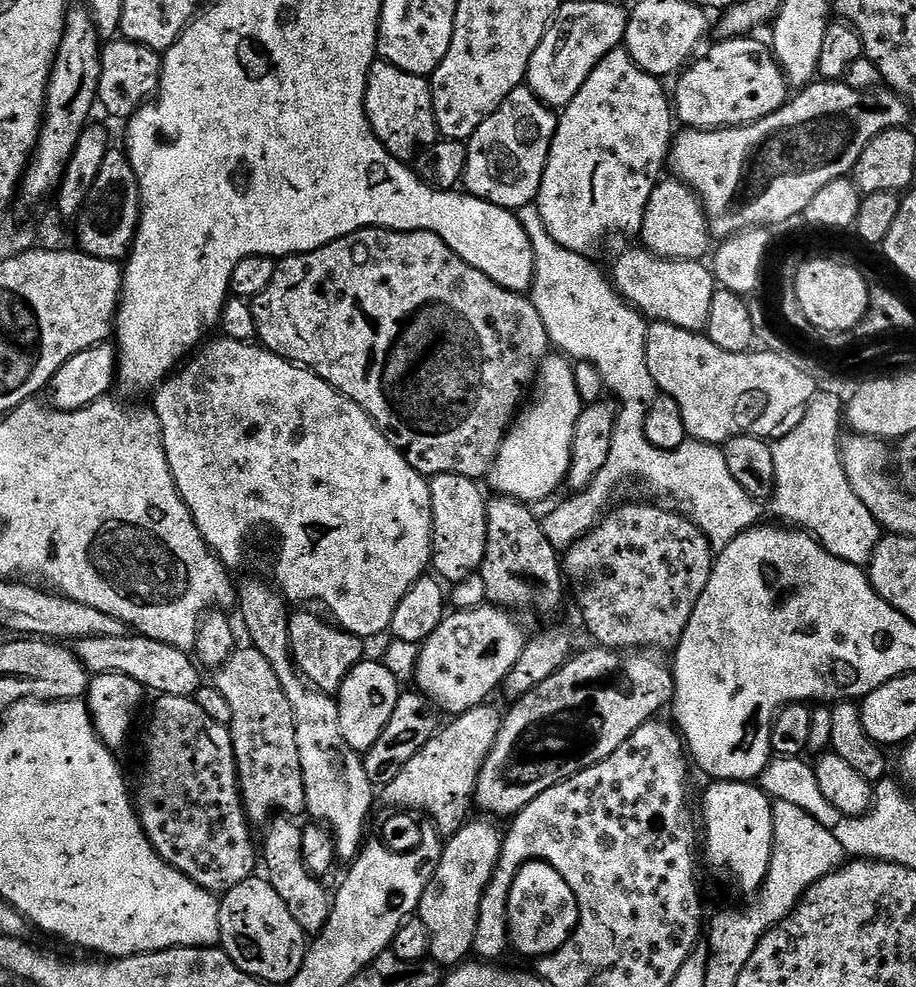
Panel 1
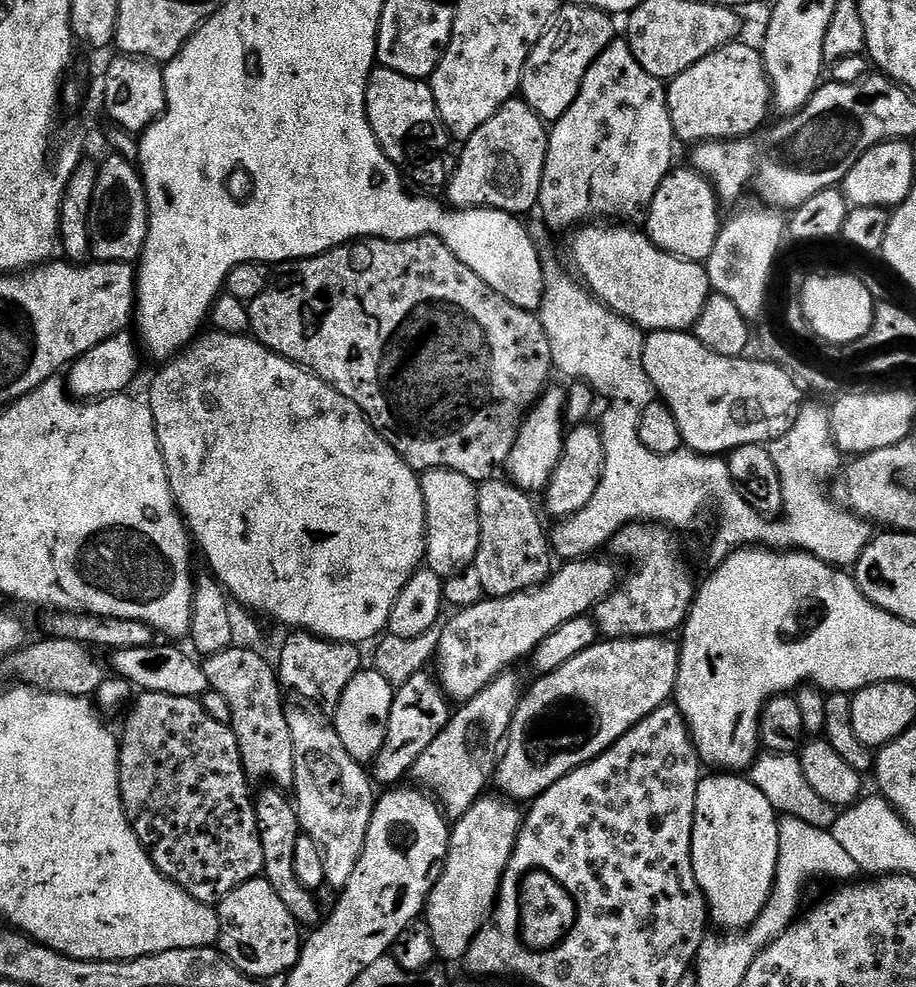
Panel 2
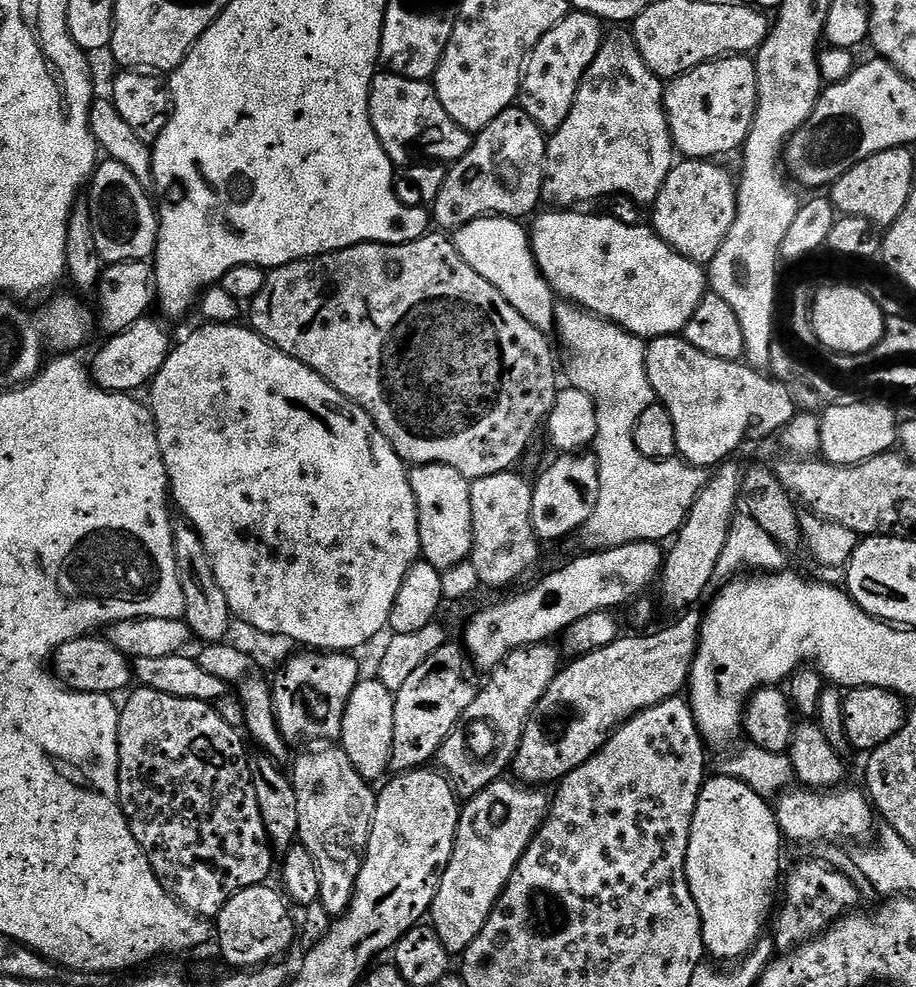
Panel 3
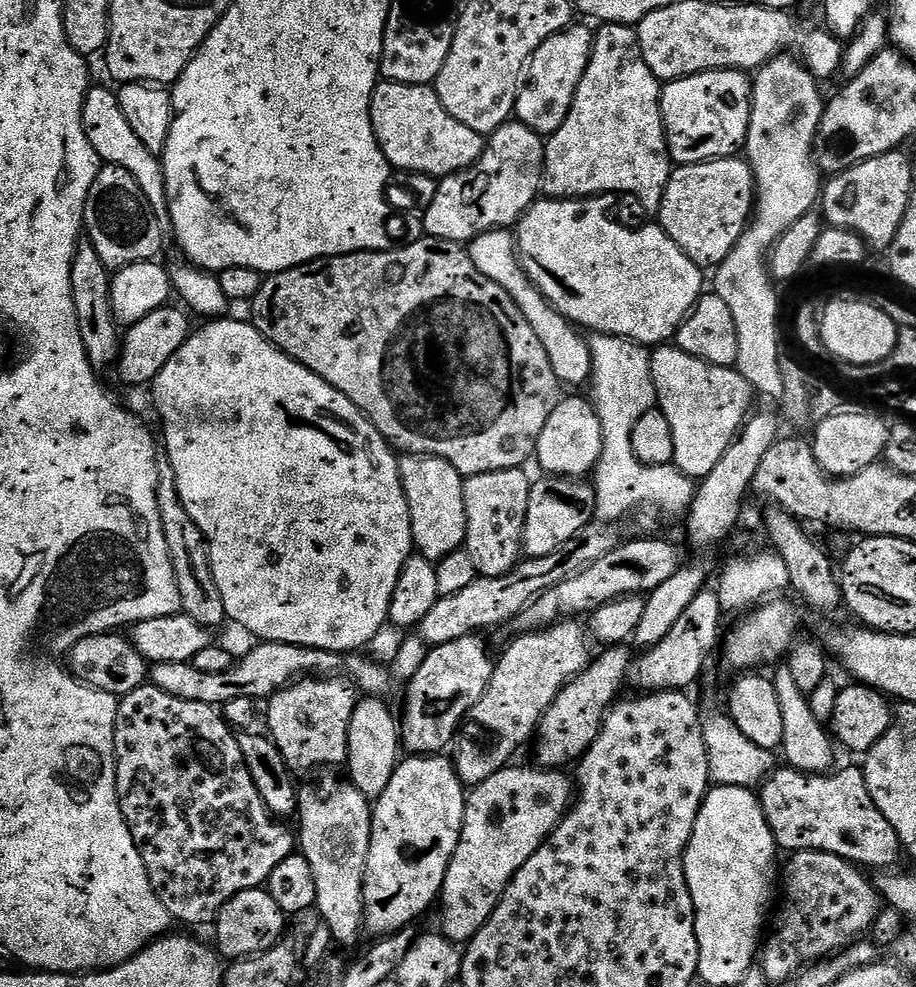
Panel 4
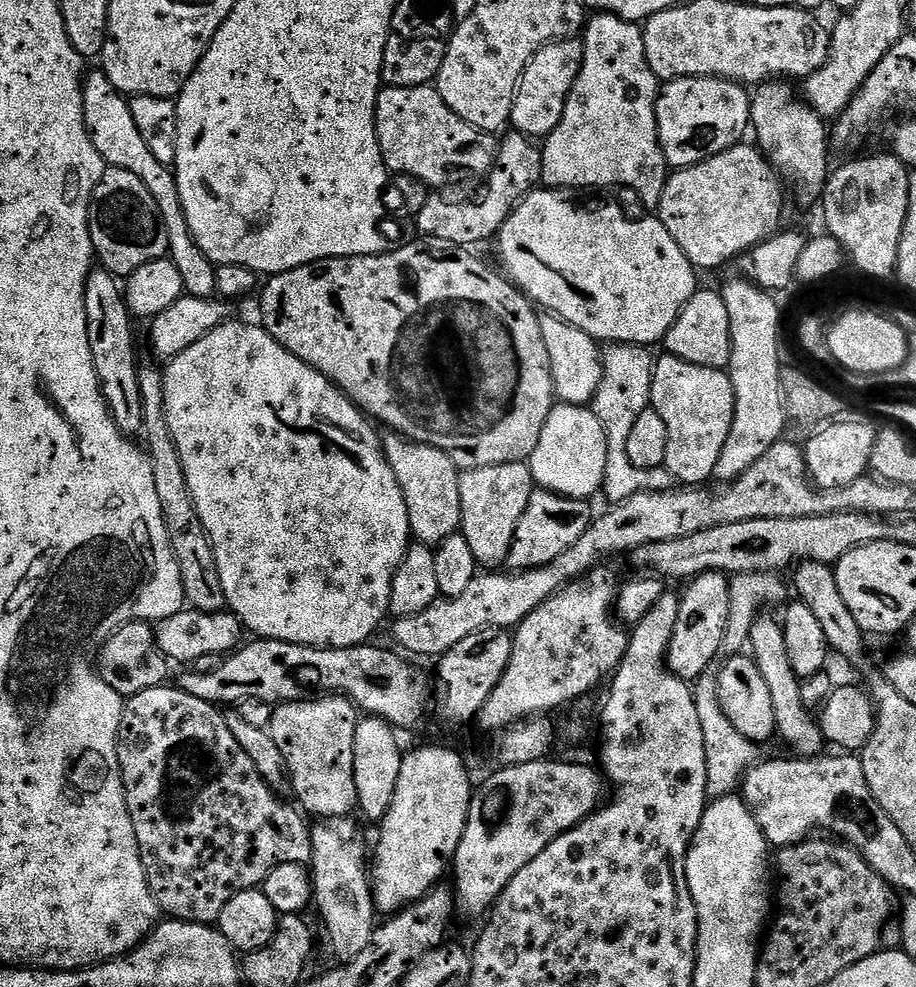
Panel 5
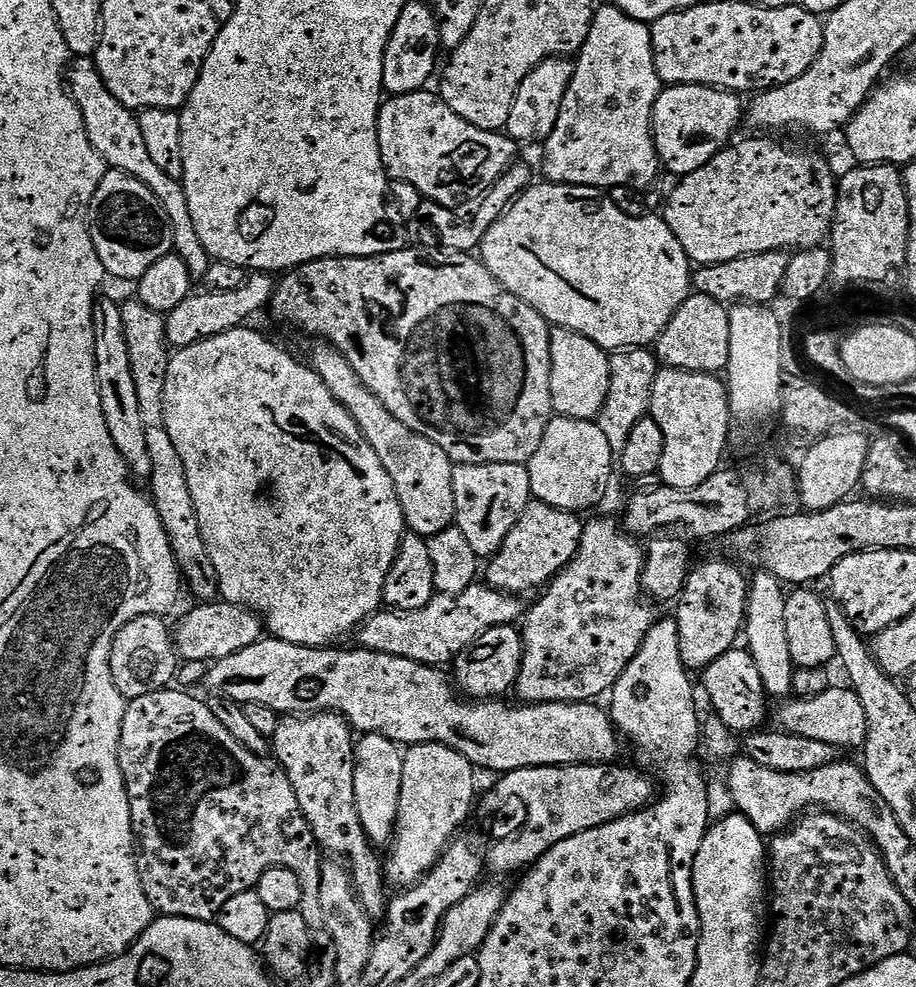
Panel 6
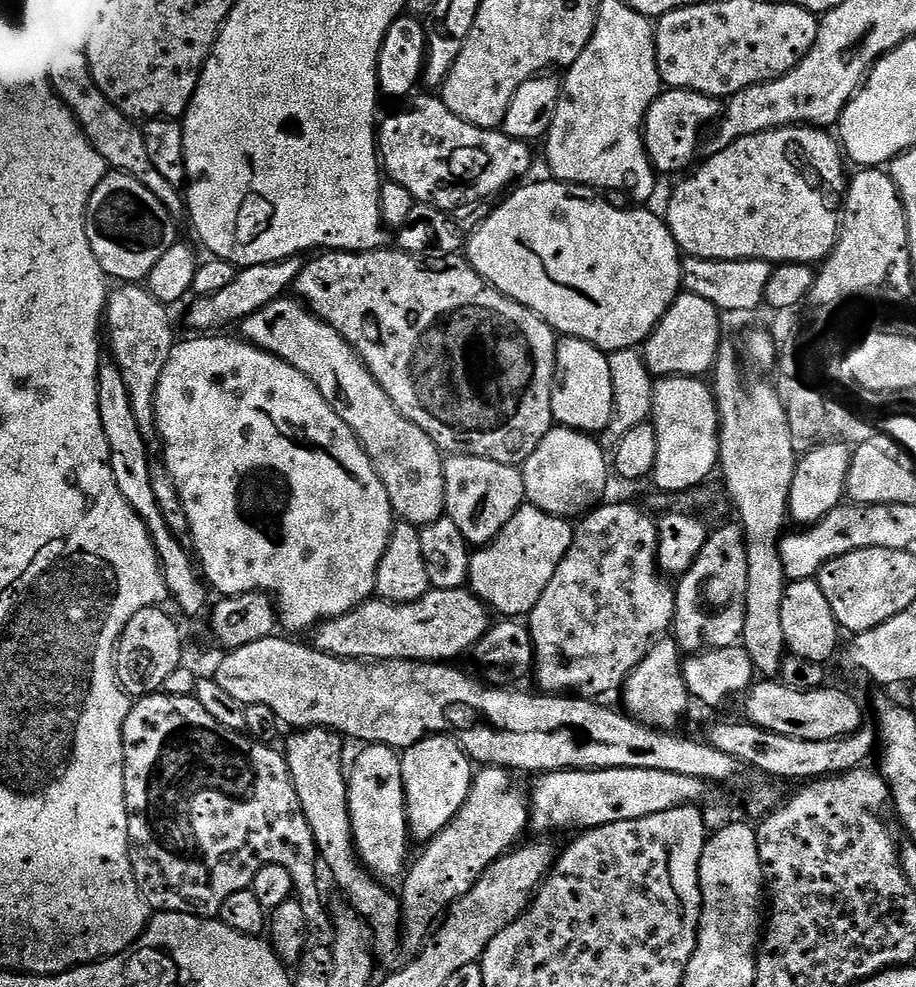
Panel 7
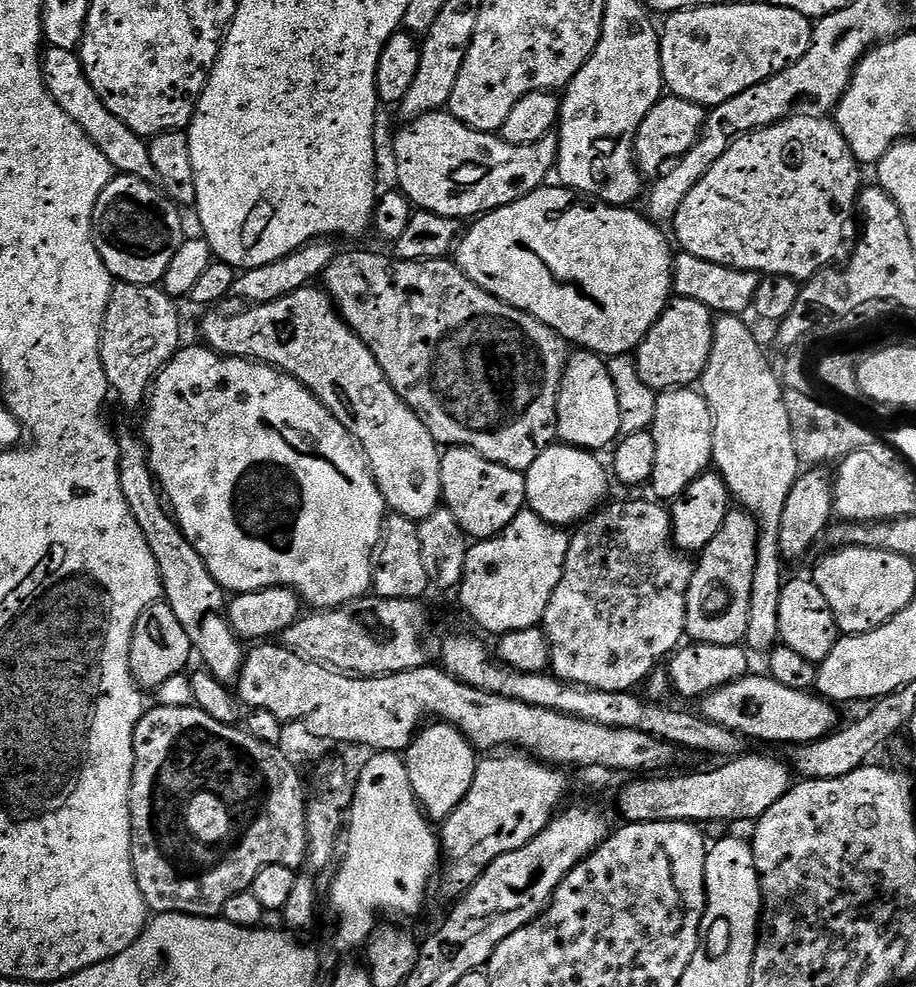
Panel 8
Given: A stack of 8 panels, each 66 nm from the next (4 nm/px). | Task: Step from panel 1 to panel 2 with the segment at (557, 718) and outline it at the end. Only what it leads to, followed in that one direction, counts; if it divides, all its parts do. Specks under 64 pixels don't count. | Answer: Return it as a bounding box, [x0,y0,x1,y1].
[494,636,680,802]

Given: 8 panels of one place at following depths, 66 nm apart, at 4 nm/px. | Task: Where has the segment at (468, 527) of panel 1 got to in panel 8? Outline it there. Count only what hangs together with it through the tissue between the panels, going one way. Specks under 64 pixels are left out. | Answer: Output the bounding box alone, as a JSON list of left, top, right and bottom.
[200,286,444,522]

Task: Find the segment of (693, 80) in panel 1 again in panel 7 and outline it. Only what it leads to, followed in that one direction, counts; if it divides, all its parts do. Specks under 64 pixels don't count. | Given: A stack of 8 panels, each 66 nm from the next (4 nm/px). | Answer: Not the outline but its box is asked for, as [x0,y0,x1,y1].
[644,88,722,173]

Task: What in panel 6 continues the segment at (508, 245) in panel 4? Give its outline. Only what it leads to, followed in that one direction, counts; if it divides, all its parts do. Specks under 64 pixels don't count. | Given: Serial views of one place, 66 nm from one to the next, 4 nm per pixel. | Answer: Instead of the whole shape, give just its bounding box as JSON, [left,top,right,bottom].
[550,328,610,420]

